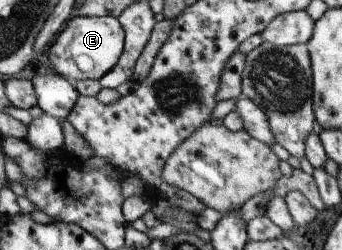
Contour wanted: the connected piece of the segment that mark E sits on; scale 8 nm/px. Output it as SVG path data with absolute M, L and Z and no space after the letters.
M74 16L66 21L54 44L49 46L48 61L51 71L74 85L80 79L100 79L116 65L123 50L123 31L116 18L100 16Z

